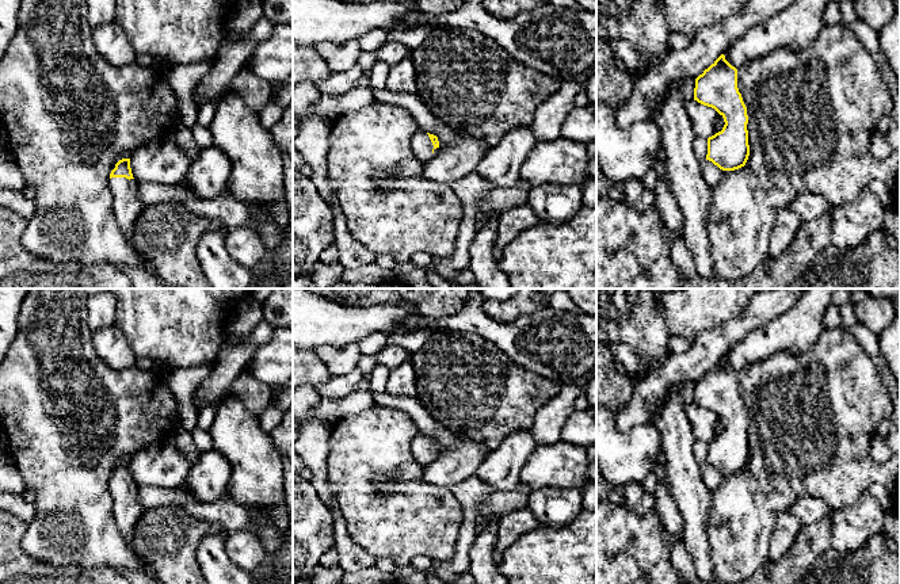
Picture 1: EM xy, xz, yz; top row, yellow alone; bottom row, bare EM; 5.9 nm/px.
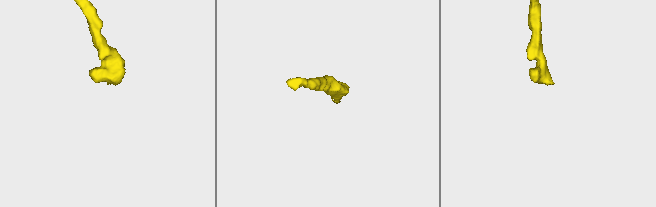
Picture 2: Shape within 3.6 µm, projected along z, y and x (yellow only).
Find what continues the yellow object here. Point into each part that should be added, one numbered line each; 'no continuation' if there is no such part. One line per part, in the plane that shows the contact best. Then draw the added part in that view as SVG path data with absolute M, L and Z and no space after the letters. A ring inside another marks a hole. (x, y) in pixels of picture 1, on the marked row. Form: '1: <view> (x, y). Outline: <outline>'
1: xz (422, 145). Outline: M417 129L412 137L412 149L423 163L430 161L439 150L439 148L434 148L428 134L422 129Z

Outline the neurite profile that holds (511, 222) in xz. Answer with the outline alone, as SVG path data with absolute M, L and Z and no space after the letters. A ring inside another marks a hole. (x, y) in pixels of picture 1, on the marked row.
M527 205L503 211L497 221L496 247L504 249L519 233L539 222L541 220Z

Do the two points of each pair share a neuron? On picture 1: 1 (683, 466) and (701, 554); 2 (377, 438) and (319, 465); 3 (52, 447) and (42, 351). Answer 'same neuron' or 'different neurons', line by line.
1: same neuron
2: different neurons
3: same neuron

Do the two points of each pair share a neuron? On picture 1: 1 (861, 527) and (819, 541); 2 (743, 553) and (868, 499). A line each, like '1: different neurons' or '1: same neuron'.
1: different neurons
2: different neurons

